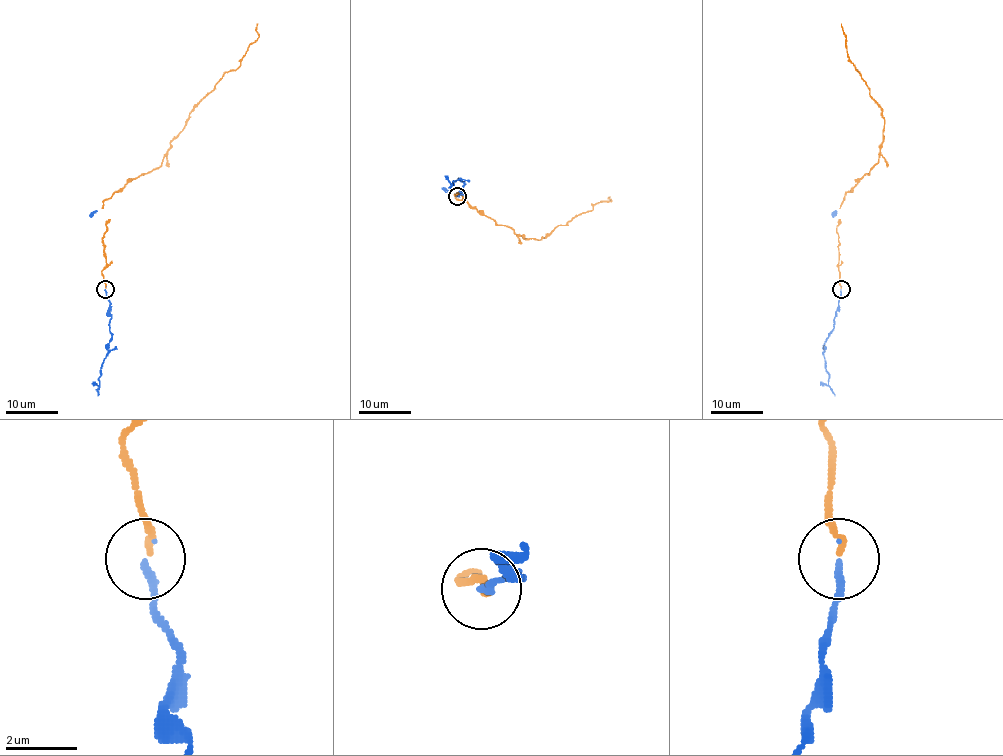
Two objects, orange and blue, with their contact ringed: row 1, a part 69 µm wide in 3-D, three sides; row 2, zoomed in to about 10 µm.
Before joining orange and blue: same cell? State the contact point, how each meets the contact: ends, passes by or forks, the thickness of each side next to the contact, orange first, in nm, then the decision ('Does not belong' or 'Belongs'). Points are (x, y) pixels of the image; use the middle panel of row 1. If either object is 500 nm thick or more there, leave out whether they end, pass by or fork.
Place: (457, 196). At the ring orange ends. At the ring blue ends. Thickness 180 nm (orange) against 200 nm. Belongs

